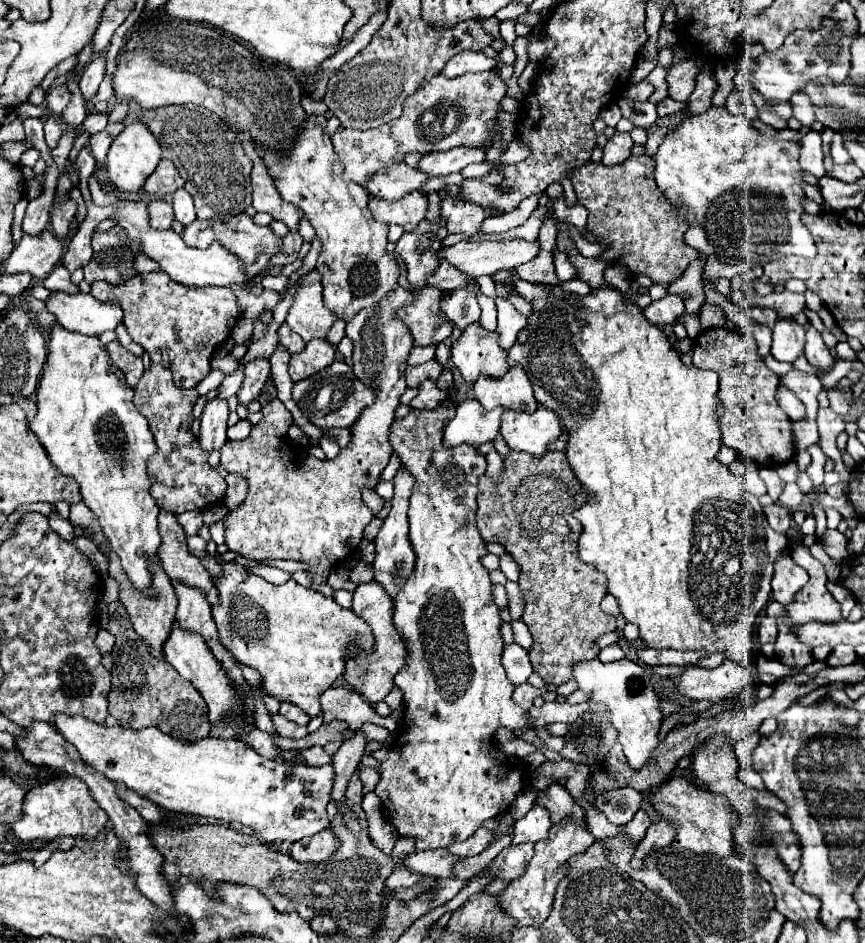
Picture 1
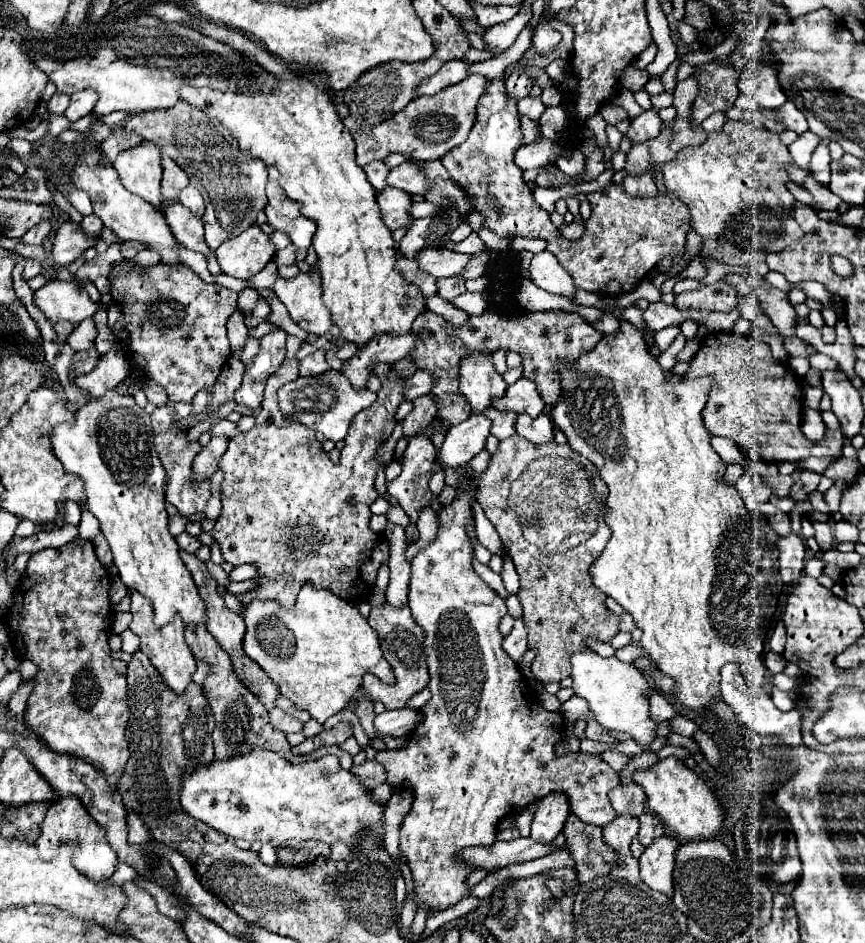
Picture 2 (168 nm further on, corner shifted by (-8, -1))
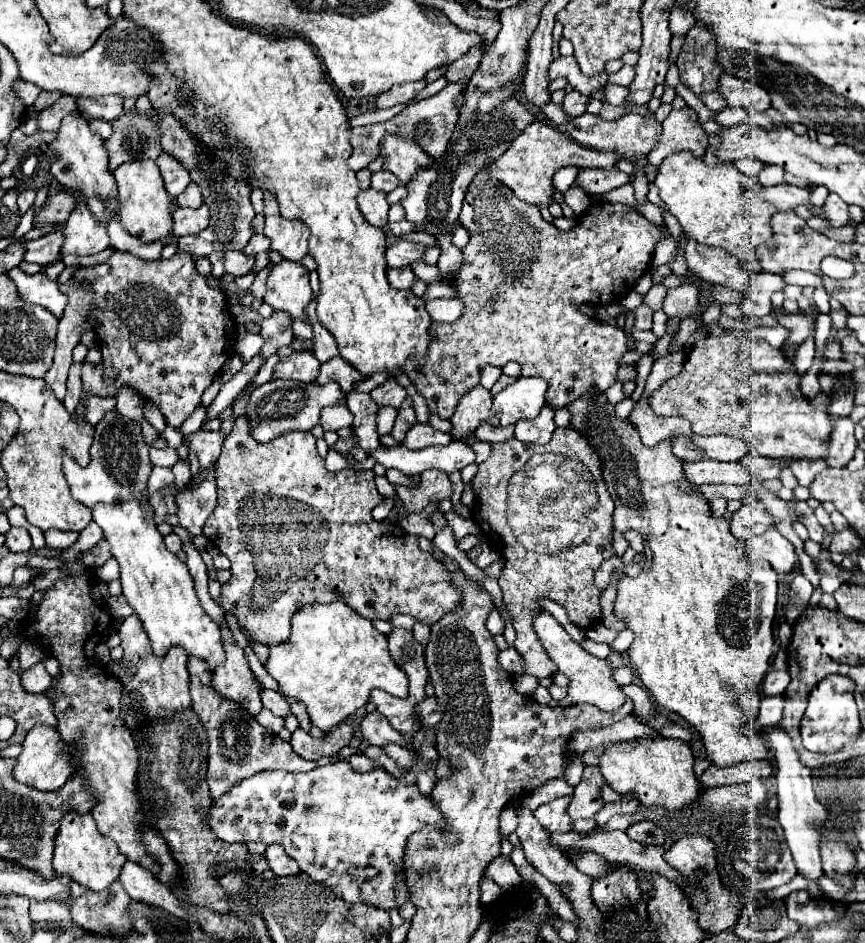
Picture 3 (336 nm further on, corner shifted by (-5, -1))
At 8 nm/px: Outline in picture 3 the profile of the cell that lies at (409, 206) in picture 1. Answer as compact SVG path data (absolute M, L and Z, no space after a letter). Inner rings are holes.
M360 191L358 193L358 207L366 221L374 227L386 227L388 225L388 209L390 203L386 199L386 193L382 191Z

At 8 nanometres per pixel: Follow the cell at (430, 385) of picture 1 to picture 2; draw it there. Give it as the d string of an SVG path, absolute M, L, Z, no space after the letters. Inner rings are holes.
M431 395L417 397L413 401L413 411L403 419L403 435L405 439L411 439L419 431L425 431L427 425L437 417L437 407Z

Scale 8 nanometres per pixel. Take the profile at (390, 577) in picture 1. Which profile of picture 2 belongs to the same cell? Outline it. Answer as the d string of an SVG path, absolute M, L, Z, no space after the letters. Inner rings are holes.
M415 435L415 437L411 437L409 445L405 449L405 461L401 465L403 467L401 475L397 479L393 479L391 483L387 483L387 493L391 497L395 497L399 501L399 505L403 507L403 511L411 517L411 525L405 529L407 541L419 539L419 531L415 527L417 517L427 507L427 503L433 499L433 493L429 491L429 477L431 477L431 469L433 469L435 459L437 459L437 449L435 449L435 445L431 443L431 439L427 435Z

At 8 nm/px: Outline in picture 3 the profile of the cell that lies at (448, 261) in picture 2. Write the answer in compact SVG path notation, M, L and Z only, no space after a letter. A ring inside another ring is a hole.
M398 241L386 251L386 261L390 267L410 267L412 263L424 261L426 245L412 241Z

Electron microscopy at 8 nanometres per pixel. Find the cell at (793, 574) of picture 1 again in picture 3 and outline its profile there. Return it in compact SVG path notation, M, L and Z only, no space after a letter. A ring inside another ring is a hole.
M770 529L762 535L748 539L746 549L766 559L778 575L788 575L798 569L798 555L794 551L794 545L776 529Z

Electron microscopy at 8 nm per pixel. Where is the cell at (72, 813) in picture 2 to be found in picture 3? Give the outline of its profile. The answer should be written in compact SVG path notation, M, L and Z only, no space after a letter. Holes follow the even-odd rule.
M76 811L64 813L56 839L54 839L54 871L60 875L72 875L72 881L84 885L86 889L92 891L102 891L106 889L112 881L118 879L122 865L126 863L126 855L120 853L116 843L108 839L106 835L100 835L96 829L96 821L92 819L90 813L78 815Z

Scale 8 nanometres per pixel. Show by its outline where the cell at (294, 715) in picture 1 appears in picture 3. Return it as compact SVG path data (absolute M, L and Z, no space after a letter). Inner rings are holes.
M264 689L262 691L262 703L264 703L264 707L266 709L272 709L276 715L280 715L280 717L288 717L288 715L292 715L292 711L290 711L290 703L284 699L284 695L282 693L278 693L278 691L272 691L272 689Z

